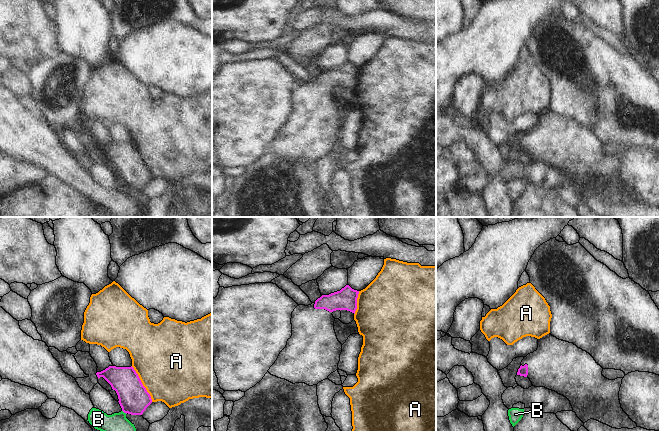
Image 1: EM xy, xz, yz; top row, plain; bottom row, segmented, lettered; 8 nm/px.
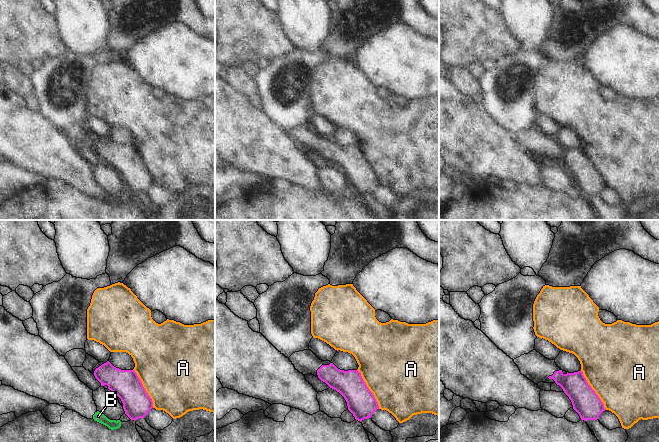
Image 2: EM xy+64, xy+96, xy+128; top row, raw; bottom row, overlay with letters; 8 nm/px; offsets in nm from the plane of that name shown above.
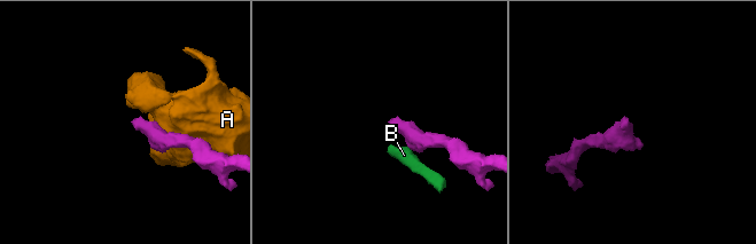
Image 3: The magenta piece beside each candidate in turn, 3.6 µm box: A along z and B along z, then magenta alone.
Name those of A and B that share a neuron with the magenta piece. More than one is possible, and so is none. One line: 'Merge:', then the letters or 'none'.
Merge: none

